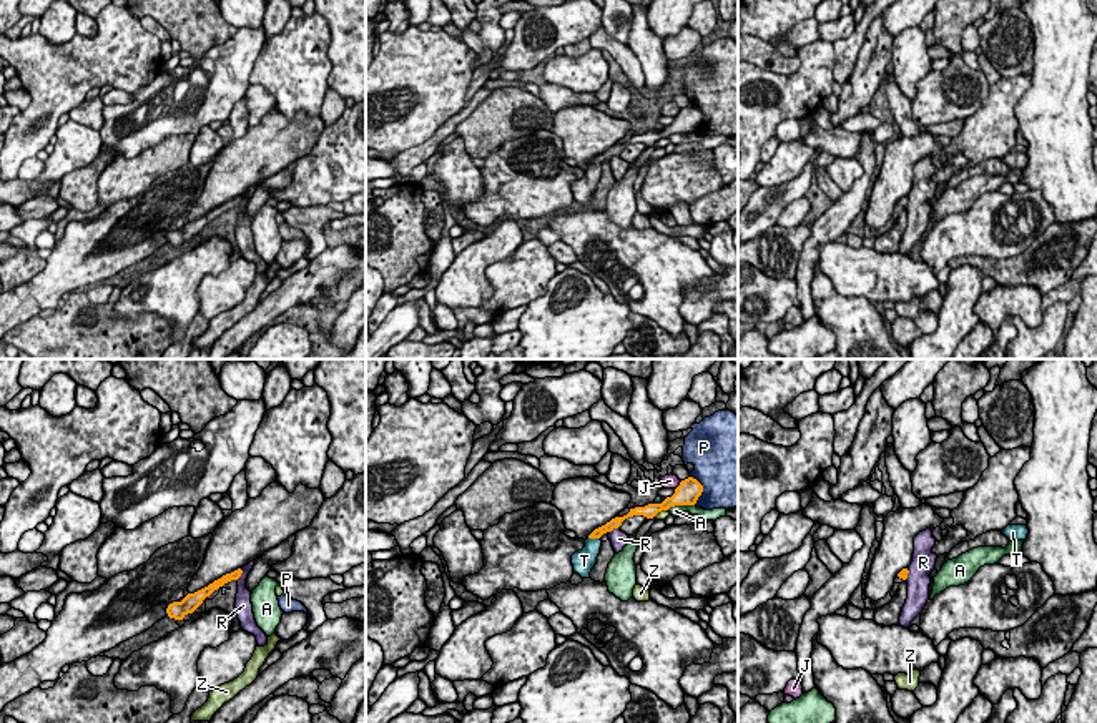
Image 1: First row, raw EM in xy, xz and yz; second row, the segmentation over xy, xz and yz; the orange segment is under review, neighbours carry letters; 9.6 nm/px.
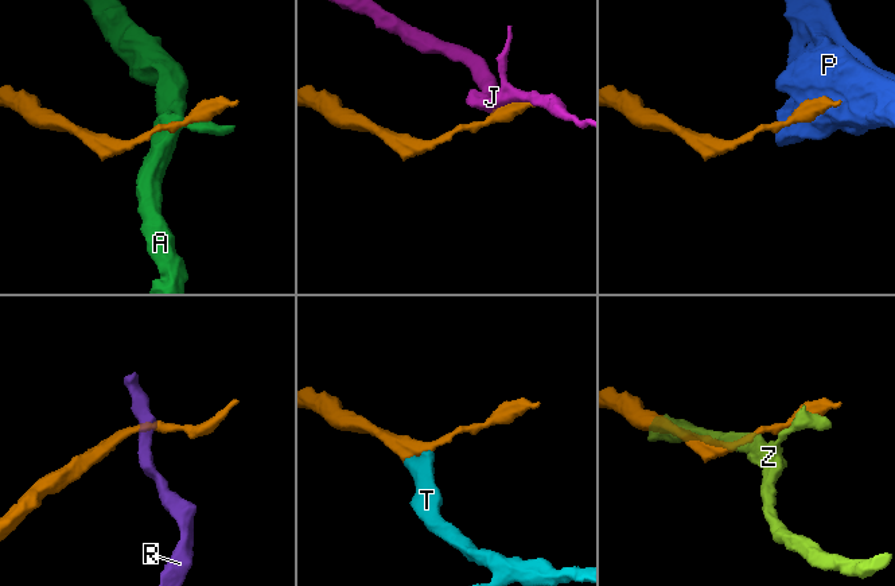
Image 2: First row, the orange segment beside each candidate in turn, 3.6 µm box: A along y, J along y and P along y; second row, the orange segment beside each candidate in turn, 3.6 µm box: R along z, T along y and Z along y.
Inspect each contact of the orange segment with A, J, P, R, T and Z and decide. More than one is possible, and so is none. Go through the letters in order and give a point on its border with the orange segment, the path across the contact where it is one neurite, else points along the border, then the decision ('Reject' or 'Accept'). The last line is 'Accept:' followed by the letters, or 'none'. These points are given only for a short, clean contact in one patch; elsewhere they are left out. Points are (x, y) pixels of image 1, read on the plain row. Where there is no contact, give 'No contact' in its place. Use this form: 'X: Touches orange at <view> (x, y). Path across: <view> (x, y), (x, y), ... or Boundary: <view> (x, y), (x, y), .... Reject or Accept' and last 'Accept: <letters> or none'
A: Touches orange at xz (680, 132). Reject
J: Touches orange at xz (678, 113). Reject
P: Touches orange at xz (702, 117). Reject
R: Touches orange at xy (241, 200). Boundary: xy (241, 196), (236, 206). Reject
T: Touches orange at xz (594, 165). Path across: xz (614, 152), (594, 165), (592, 177), (584, 188). Accept
Z: Touches orange at xz (660, 138). Reject
Accept: T

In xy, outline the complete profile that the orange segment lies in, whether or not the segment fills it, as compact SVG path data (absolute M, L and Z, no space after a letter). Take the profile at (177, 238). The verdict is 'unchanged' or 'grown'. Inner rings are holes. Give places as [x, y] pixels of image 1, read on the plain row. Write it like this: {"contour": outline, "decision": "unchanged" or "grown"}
{"contour": "M238 196L231 201L223 203L221 206L214 208L213 211L198 219L188 221L181 229L170 231L166 236L168 244L175 248L183 248L188 241L193 241L206 224L209 224L214 218L218 218L224 211L238 208L241 201L243 198Z", "decision": "unchanged"}

